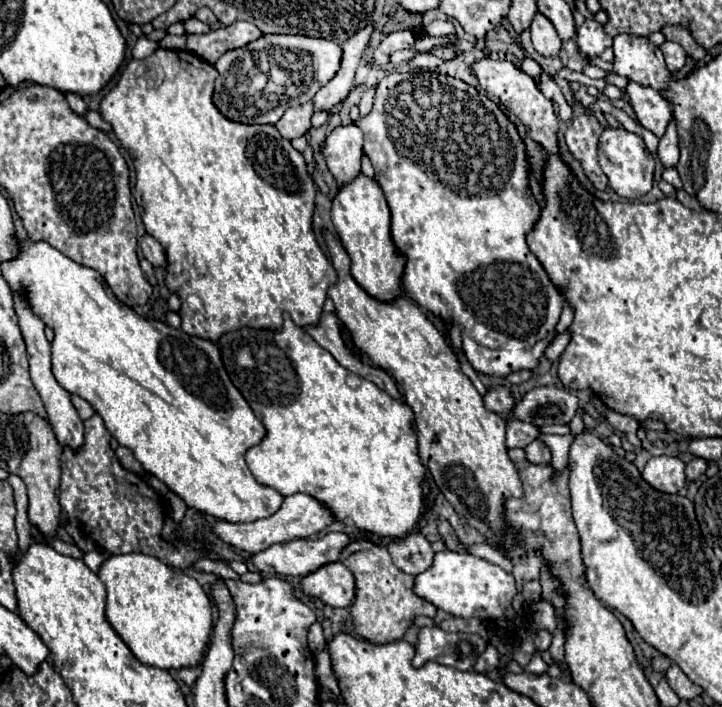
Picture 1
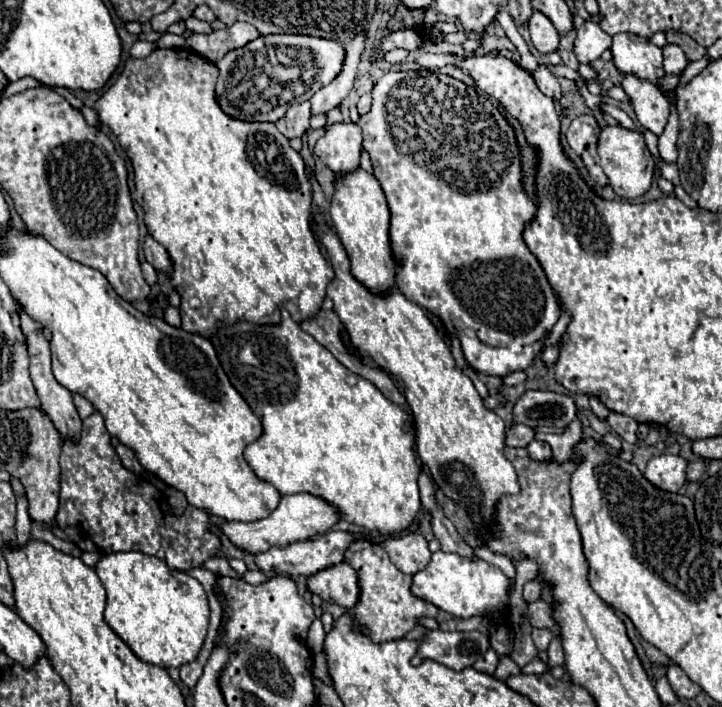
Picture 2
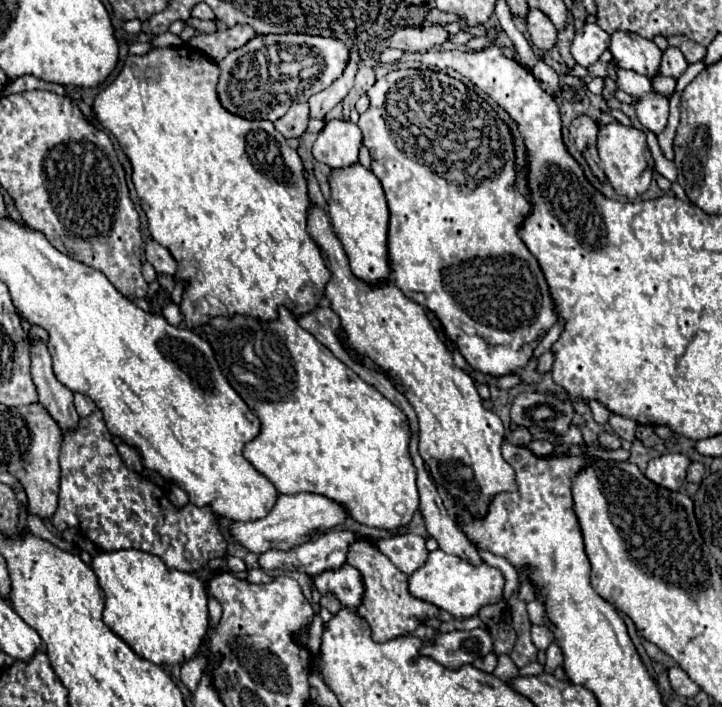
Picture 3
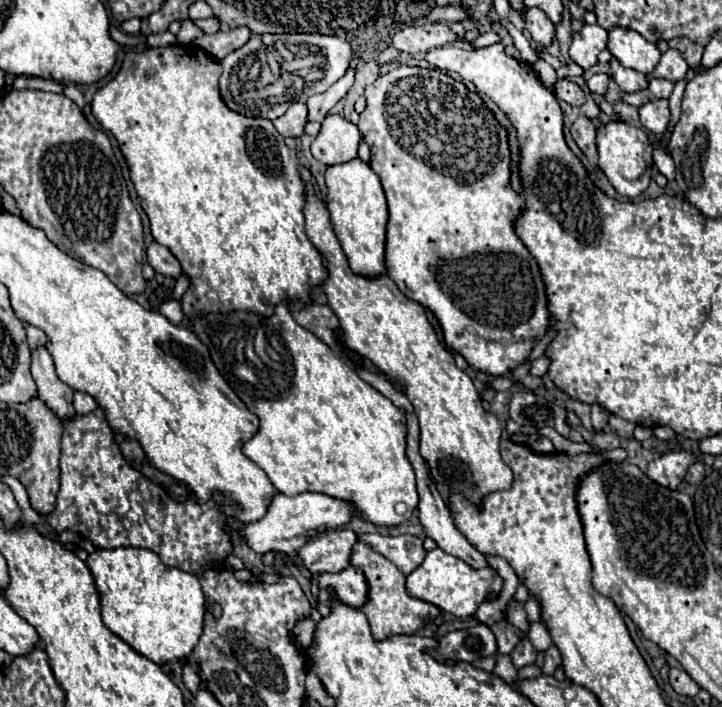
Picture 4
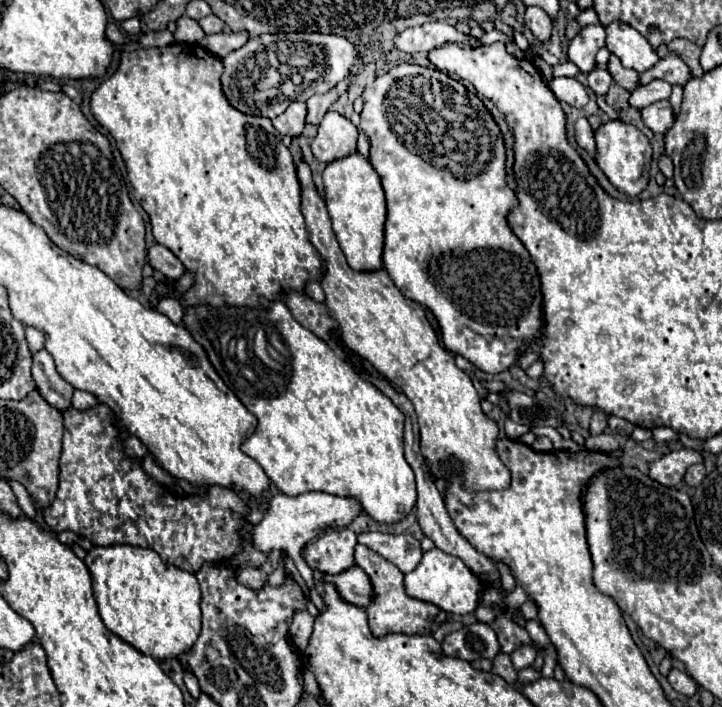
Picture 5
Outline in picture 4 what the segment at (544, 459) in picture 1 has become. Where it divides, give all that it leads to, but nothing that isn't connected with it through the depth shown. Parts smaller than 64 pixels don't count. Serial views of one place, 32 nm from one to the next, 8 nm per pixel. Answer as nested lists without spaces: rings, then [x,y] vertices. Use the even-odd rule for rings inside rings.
[[[540,438],[540,440],[532,442],[530,448],[532,448],[536,454],[552,454],[552,452],[554,452],[554,444],[550,442],[550,438]]]

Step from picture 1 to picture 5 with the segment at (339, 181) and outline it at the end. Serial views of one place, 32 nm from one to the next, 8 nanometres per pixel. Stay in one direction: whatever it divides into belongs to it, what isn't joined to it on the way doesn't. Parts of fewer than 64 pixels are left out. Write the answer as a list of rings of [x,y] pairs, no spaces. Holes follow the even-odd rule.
[[[328,112],[318,126],[318,134],[312,140],[312,154],[320,162],[342,160],[356,152],[358,128],[340,116],[338,112]]]

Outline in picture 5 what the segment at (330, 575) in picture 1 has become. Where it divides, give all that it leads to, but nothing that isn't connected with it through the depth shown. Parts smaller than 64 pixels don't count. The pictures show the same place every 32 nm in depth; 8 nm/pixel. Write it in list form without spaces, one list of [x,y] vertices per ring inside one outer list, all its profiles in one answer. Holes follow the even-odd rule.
[[[348,568],[340,574],[324,574],[322,584],[334,584],[340,598],[354,606],[368,606],[368,600],[372,600],[372,584],[368,584],[368,576],[364,576],[362,568]]]

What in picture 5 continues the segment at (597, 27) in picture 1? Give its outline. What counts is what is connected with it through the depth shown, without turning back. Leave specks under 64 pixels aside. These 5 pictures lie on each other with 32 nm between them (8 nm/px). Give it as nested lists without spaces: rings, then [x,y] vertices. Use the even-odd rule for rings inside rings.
[[[584,26],[580,34],[570,42],[568,58],[586,74],[596,66],[596,52],[606,46],[606,30],[596,26]]]

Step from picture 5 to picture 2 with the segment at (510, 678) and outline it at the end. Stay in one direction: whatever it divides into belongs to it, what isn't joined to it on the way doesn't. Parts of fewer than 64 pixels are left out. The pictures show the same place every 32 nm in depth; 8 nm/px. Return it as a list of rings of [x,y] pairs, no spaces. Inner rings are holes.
[[[502,658],[502,662],[498,664],[498,668],[496,668],[496,676],[500,678],[500,680],[506,680],[508,676],[512,676],[512,674],[520,674],[522,672],[522,668],[514,662],[514,660],[510,660],[510,658]]]

